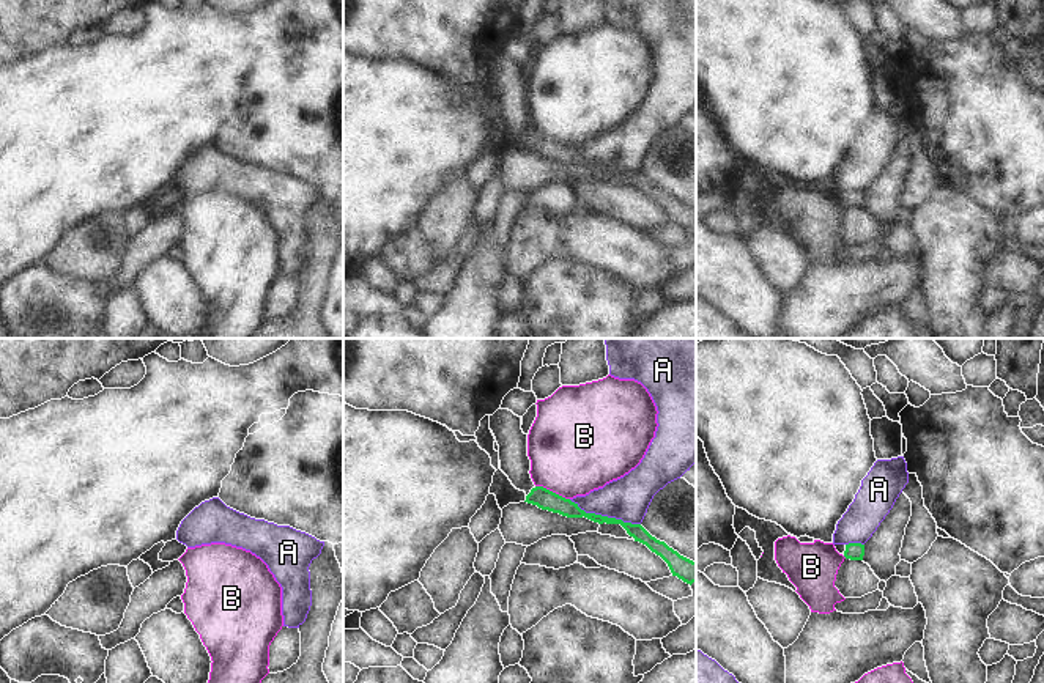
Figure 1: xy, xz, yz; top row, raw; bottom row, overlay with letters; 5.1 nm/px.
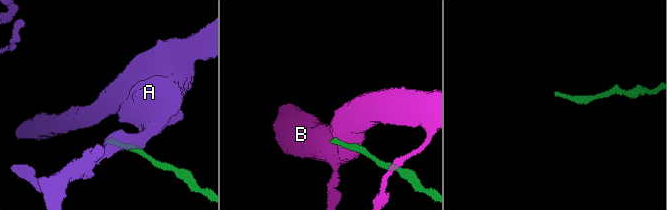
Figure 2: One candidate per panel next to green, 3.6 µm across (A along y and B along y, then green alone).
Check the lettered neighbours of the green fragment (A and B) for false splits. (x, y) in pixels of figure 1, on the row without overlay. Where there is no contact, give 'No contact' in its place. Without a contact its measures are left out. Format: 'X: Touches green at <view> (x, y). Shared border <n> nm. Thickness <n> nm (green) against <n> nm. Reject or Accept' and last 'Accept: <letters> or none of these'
A: Touches green at xz (605, 164). Shared border 400 nm. Thickness 90 nm (green) against 220 nm. Reject
B: Touches green at xz (551, 139). Shared border 190 nm. Thickness 110 nm (green) against 460 nm. Reject
Accept: none of these.

